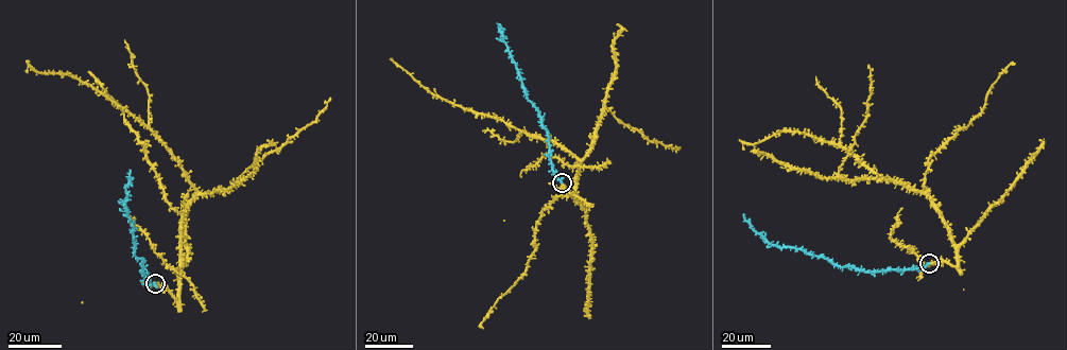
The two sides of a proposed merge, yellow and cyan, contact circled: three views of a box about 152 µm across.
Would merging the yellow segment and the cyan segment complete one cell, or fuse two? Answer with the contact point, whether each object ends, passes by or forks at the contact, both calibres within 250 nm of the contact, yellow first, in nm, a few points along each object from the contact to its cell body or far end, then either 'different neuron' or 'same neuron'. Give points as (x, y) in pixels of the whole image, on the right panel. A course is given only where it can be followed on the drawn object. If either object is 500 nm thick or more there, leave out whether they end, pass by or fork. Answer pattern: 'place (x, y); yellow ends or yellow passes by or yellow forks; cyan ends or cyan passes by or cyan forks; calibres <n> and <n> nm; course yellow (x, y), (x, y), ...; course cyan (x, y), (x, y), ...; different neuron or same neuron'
place (929, 263); calibres 440 and 600 nm; course yellow (930, 263), (957, 265), (942, 212), (928, 197), (887, 179), (837, 145), (798, 132), (743, 143), (744, 150); course cyan (929, 263), (919, 267), (867, 272), (841, 266), (798, 249), (772, 244), (753, 229), (743, 213); same neuron

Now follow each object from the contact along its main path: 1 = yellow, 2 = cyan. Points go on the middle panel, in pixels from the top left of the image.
1: (562, 184), (586, 204), (585, 207), (579, 204), (575, 194), (578, 158), (553, 141), (429, 92), (393, 60)
2: (562, 182), (551, 167), (547, 130), (535, 106), (528, 100), (499, 24)

